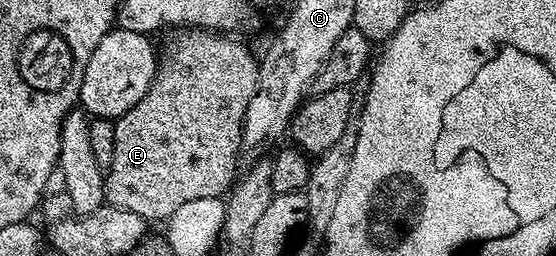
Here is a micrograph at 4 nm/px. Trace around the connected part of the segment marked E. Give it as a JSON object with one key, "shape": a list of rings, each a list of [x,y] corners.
{"shape":[[[181,30],[173,35],[175,36],[170,38],[165,52],[163,48],[163,55],[160,57],[157,69],[157,77],[153,79],[153,85],[149,87],[147,94],[143,94],[143,98],[139,102],[135,102],[135,106],[131,106],[131,110],[127,110],[127,114],[117,117],[114,123],[115,158],[111,158],[111,166],[105,172],[106,201],[110,205],[121,207],[125,211],[141,216],[146,222],[152,222],[152,220],[168,221],[169,217],[175,214],[175,210],[179,209],[179,206],[186,205],[187,202],[192,202],[199,198],[224,197],[234,187],[235,181],[239,176],[237,159],[240,158],[241,152],[243,153],[243,145],[241,143],[243,122],[247,114],[247,106],[251,106],[251,97],[255,95],[255,86],[257,85],[258,57],[256,55],[253,57],[237,41],[240,39],[230,39],[228,35],[218,34],[213,30]]]}

